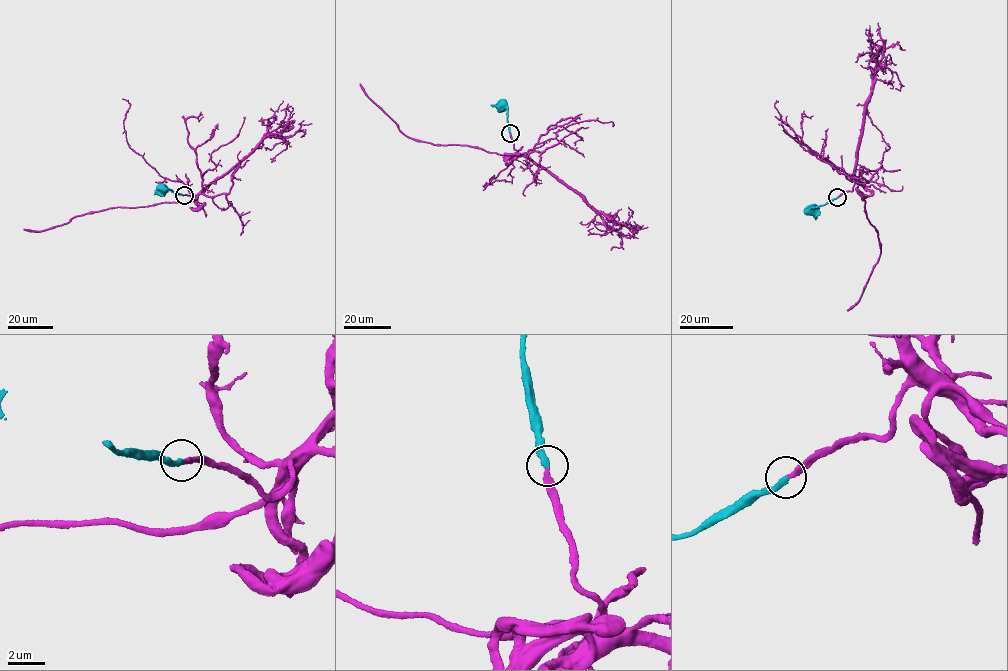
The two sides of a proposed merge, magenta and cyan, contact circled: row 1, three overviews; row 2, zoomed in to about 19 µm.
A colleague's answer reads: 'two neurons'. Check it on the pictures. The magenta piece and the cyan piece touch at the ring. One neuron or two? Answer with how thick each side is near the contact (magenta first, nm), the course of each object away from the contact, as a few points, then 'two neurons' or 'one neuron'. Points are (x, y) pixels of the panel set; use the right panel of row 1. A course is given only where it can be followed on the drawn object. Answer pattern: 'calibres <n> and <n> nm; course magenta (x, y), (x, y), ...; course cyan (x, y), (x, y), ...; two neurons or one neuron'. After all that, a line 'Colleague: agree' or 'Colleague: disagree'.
calibres 280 and 340 nm; course magenta (838, 197), (858, 184), (864, 196), (867, 217), (878, 231), (881, 244), (877, 262), (858, 301), (847, 311); course cyan (837, 197), (810, 208); one neuron
Colleague: disagree

